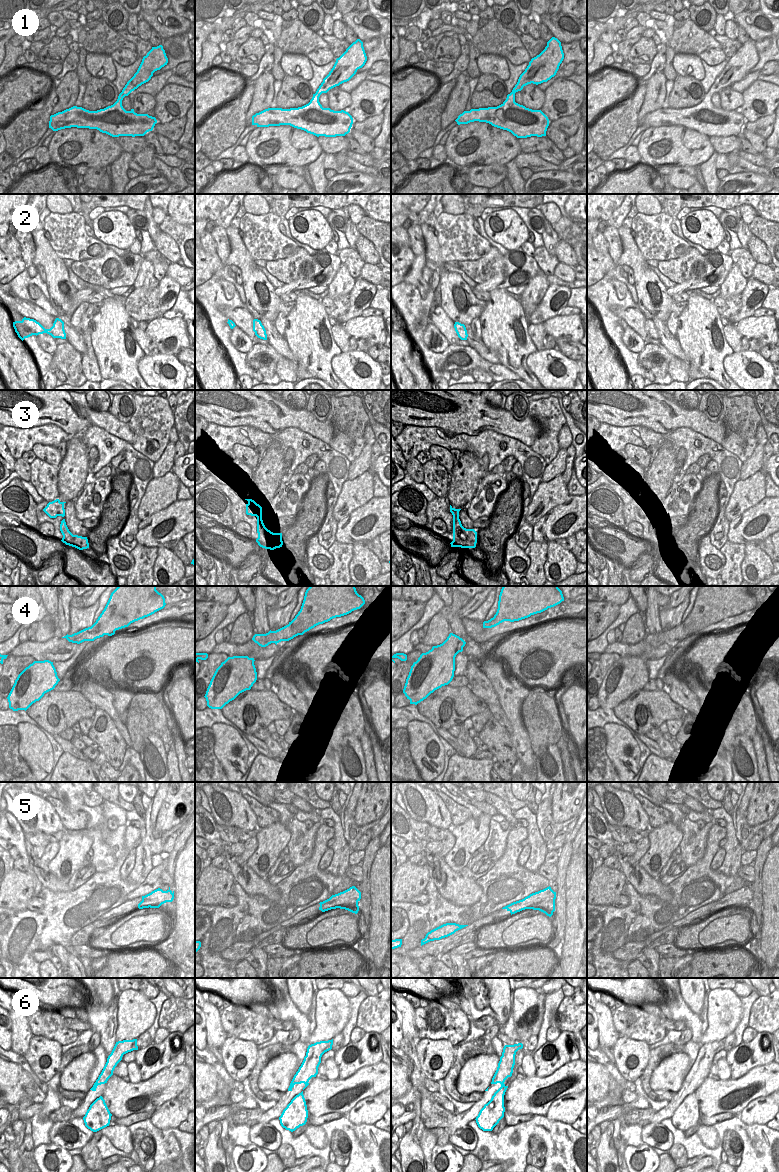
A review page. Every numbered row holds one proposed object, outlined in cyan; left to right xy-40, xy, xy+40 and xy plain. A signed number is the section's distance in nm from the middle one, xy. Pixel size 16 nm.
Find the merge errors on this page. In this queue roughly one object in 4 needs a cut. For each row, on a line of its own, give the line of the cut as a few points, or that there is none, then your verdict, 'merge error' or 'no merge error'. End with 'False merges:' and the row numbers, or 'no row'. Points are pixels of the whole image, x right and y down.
1: cut none; no merge error
2: cut none; no merge error
3: cut none; no merge error
4: cut none; no merge error
5: cut xy+40 (554, 898), (545, 898), (535, 904), (531, 904), (527, 908); merge error
6: cut xy+40 (504, 1084), (501, 1086); merge error
False merges: 5, 6

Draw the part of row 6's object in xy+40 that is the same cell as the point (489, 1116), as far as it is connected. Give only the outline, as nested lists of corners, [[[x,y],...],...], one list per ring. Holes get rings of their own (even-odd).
[[[501,1086],[492,1096],[491,1100],[484,1105],[476,1117],[476,1123],[483,1131],[492,1131],[504,1117],[504,1095],[508,1086]]]

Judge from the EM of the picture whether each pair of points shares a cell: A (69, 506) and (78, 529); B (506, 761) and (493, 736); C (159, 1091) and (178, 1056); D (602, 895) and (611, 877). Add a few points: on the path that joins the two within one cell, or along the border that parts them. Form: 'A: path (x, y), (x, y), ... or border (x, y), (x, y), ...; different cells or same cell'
A: path (70, 512), (70, 518), (73, 523); same cell
B: path (506, 755), (498, 742); same cell
C: border (183, 1062), (163, 1067), (152, 1077); different cells
D: path (602, 891), (610, 881); same cell

